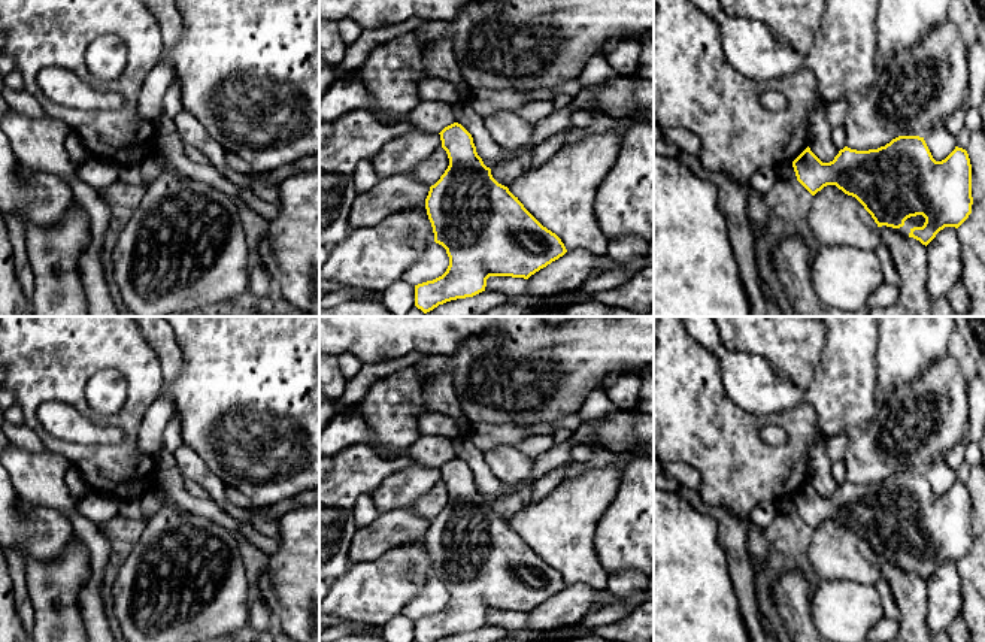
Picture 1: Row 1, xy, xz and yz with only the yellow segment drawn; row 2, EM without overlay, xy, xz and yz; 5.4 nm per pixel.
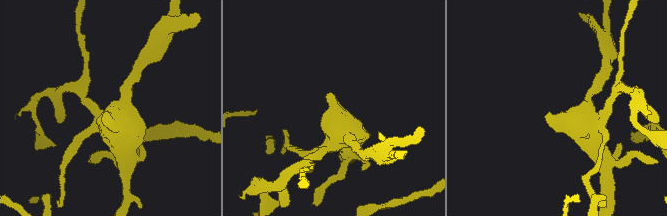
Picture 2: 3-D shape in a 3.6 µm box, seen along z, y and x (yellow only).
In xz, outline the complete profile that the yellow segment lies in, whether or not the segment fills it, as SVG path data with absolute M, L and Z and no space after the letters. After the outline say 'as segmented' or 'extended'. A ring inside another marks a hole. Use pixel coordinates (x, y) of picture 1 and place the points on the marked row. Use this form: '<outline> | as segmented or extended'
M461 124L439 134L449 166L430 187L425 209L449 266L442 276L415 285L415 306L424 314L485 291L490 276L528 279L567 252L561 239L492 178Z | as segmented

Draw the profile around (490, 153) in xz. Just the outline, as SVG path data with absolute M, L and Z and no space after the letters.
M461 102L454 106L455 122L461 124L473 137L478 155L490 167L504 161L501 148L494 142L481 116L469 102Z

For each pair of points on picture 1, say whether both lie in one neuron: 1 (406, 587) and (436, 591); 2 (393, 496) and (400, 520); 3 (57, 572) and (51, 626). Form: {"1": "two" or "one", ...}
{"1": "two", "2": "two", "3": "one"}

